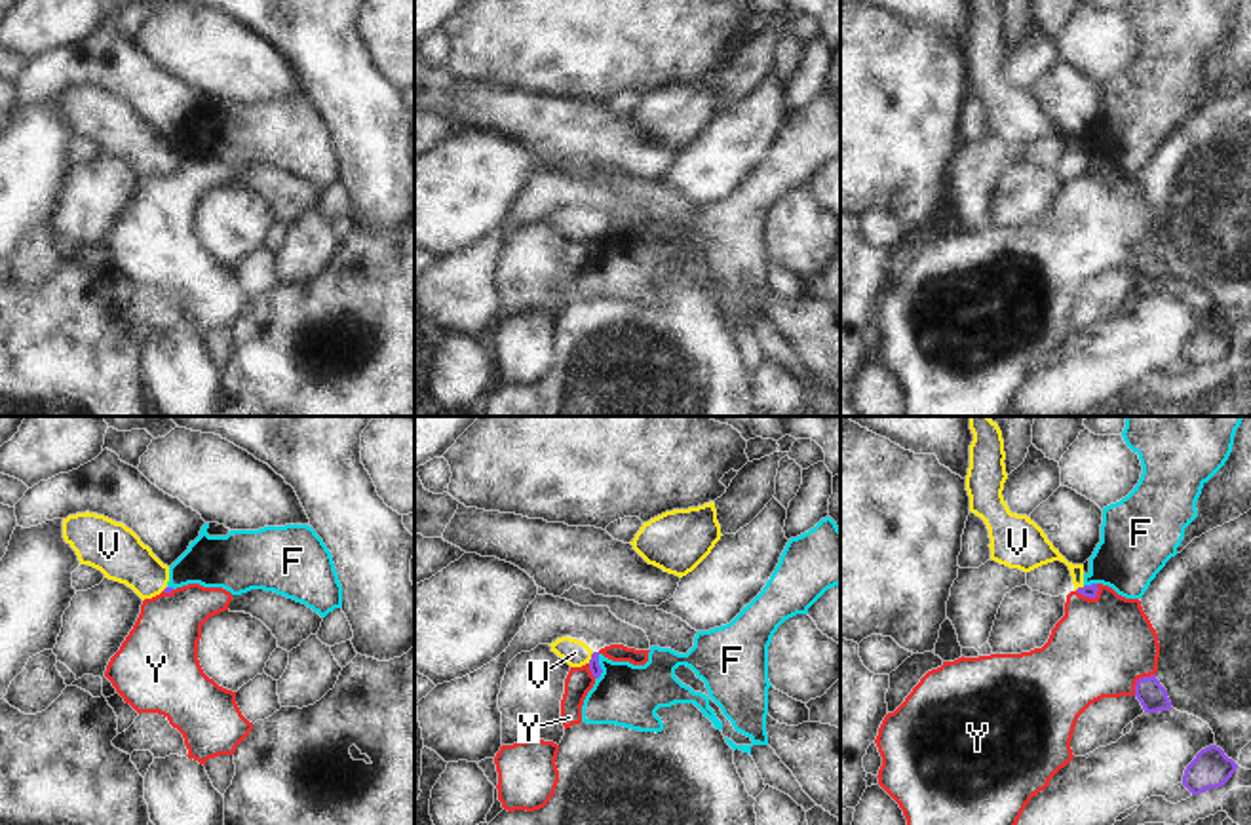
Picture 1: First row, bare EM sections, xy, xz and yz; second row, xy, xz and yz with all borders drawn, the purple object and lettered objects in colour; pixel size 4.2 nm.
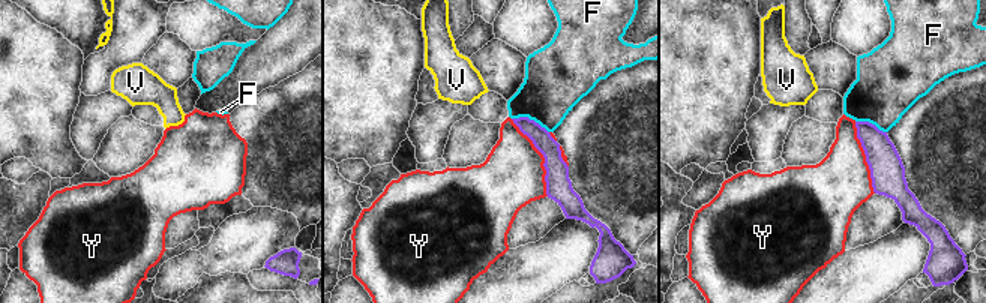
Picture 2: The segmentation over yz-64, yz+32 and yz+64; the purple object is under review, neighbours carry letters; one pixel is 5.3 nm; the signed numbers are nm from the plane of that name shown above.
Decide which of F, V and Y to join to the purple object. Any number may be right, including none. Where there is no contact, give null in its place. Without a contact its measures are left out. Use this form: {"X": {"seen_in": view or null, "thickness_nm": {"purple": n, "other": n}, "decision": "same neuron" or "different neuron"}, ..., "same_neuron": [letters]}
{"F": {"seen_in": "xz", "thickness_nm": {"purple": 50, "other": 260}, "decision": "different neuron"}, "V": {"seen_in": "xz", "thickness_nm": {"purple": 50, "other": 110}, "decision": "different neuron"}, "Y": {"seen_in": "yz", "thickness_nm": {"purple": 50, "other": 420}, "decision": "different neuron"}, "same_neuron": []}

